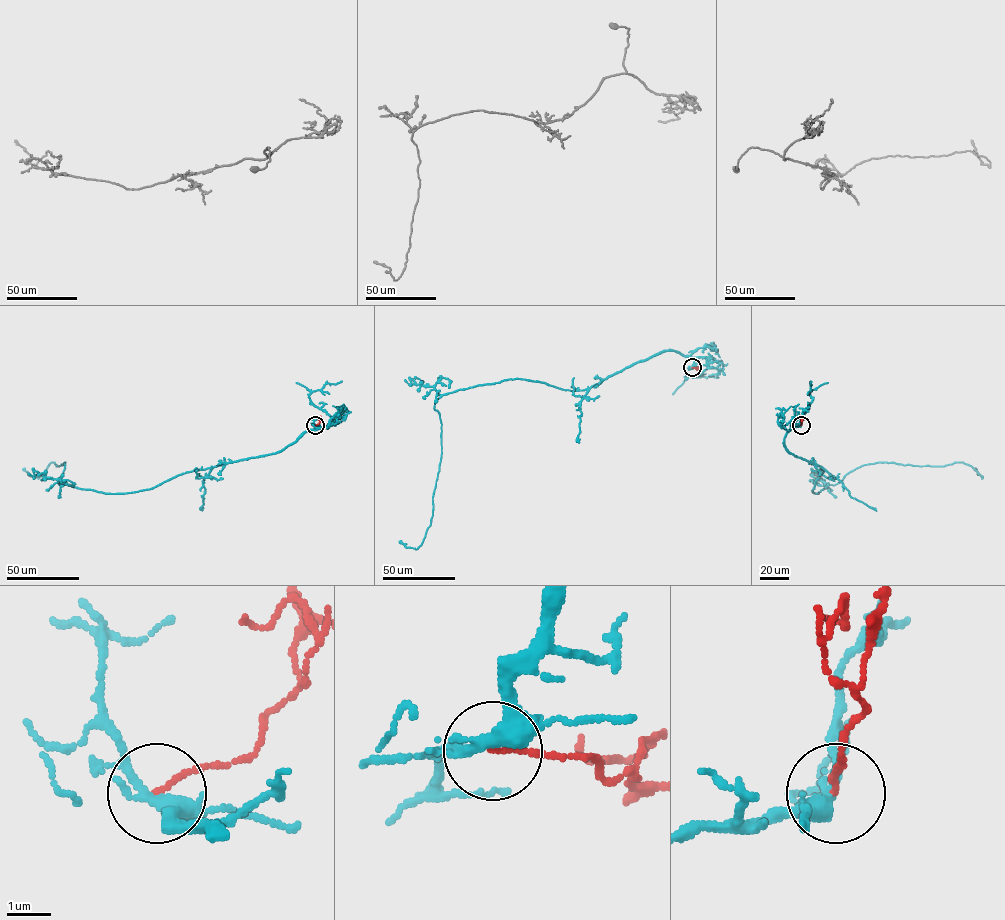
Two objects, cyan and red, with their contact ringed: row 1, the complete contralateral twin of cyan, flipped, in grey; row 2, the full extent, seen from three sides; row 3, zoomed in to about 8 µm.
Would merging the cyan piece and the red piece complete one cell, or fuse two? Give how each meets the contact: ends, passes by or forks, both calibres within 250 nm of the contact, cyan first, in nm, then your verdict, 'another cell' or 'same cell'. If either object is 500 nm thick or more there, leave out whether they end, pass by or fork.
cyan forks; red ends; calibres 280 and 130 nm; same cell

